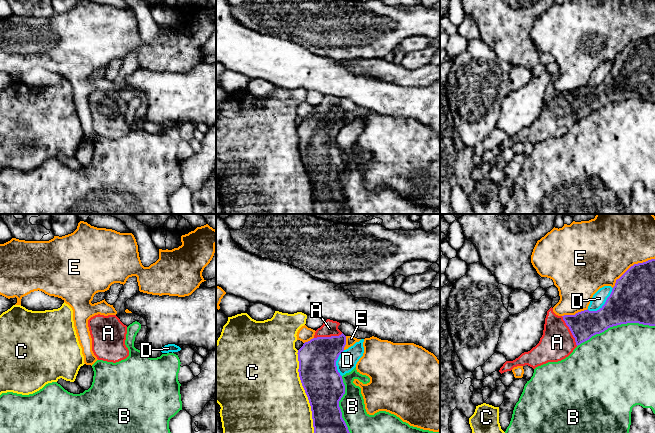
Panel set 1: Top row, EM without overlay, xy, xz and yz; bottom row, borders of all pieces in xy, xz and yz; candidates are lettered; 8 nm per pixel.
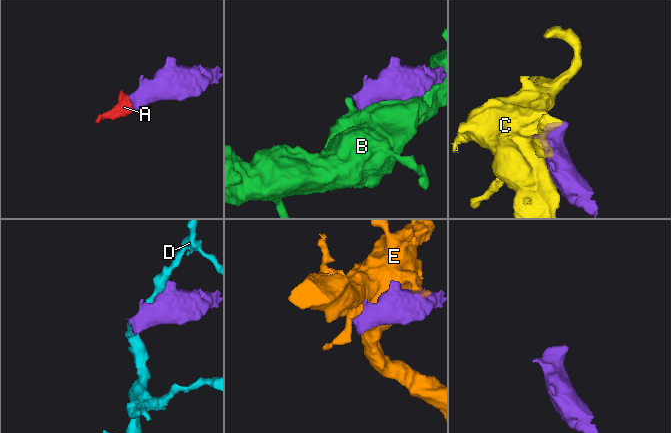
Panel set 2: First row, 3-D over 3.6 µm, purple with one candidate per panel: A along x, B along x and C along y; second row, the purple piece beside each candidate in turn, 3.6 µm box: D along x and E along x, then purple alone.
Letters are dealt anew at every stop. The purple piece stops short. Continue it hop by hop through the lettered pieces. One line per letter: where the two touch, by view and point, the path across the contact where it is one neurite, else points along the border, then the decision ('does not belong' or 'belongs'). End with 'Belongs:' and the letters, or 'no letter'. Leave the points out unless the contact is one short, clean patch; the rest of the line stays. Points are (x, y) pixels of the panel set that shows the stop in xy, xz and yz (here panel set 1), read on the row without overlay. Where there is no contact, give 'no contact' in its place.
A: contact yz (570, 106); way yz (583, 101), (570, 106), (557, 118); belongs
B: contact yz (615, 101); does not belong
C: contact xz (306, 170); does not belong
D: contact yz (604, 80); does not belong
E: contact yz (631, 42); does not belong
Belongs: A

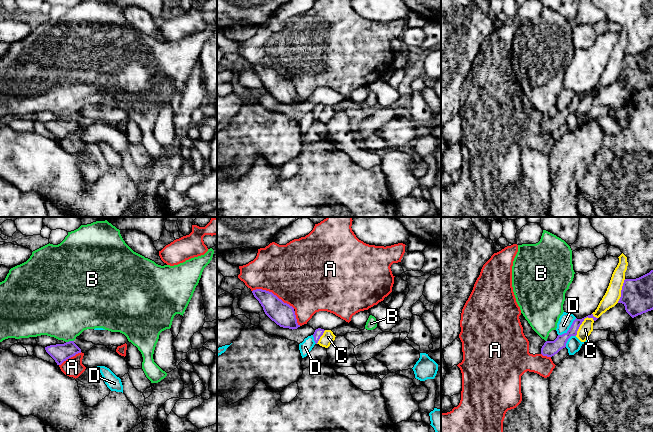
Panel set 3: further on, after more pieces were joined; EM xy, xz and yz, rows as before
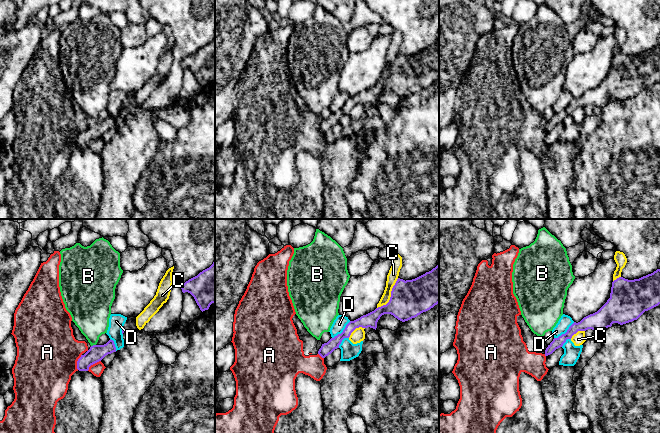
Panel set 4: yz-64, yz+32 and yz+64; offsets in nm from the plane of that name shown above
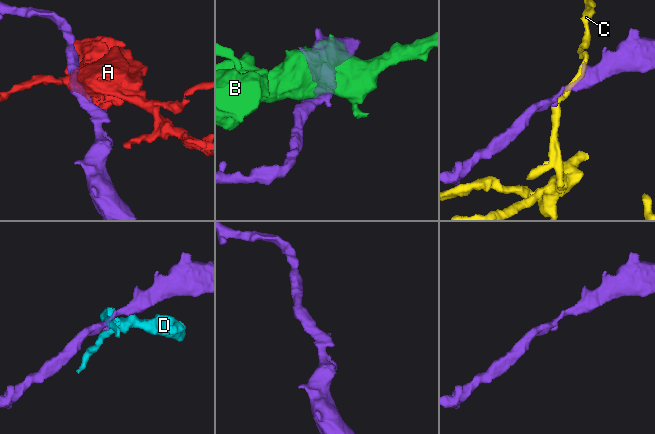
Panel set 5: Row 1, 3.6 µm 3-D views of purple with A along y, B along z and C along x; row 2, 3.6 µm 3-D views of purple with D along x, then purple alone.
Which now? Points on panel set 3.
A: contact xz (272, 69); does not belong
B: contact xy (69, 117); border xy (73, 116), (66, 118); does not belong
C: contact yz (583, 96); does not belong
D: contact yz (569, 105); border yz (576, 94), (565, 108), (558, 111); does not belong
Belongs: no letter

